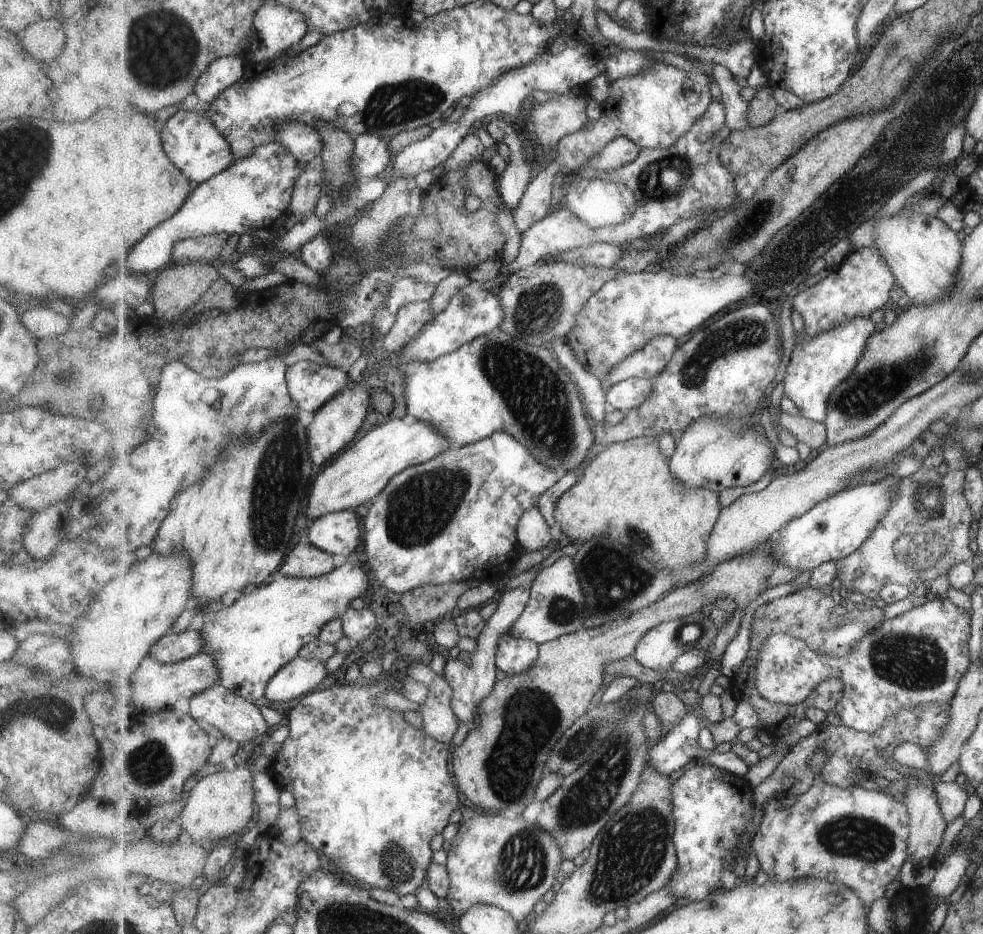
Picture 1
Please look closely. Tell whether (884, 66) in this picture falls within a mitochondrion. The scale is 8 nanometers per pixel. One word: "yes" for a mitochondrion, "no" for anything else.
yes

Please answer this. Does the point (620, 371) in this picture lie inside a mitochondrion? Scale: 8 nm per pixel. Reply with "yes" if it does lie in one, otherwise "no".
no

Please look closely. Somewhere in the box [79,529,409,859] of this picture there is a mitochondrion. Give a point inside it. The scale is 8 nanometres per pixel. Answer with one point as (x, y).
(150, 765)

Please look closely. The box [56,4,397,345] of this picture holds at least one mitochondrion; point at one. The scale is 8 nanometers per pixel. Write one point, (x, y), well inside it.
(163, 49)

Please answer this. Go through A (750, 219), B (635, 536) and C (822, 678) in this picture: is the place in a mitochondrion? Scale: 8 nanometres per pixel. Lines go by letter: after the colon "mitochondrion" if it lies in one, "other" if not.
A: mitochondrion
B: mitochondrion
C: other

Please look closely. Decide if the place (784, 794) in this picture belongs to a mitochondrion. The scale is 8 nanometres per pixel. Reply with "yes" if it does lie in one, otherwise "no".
no

